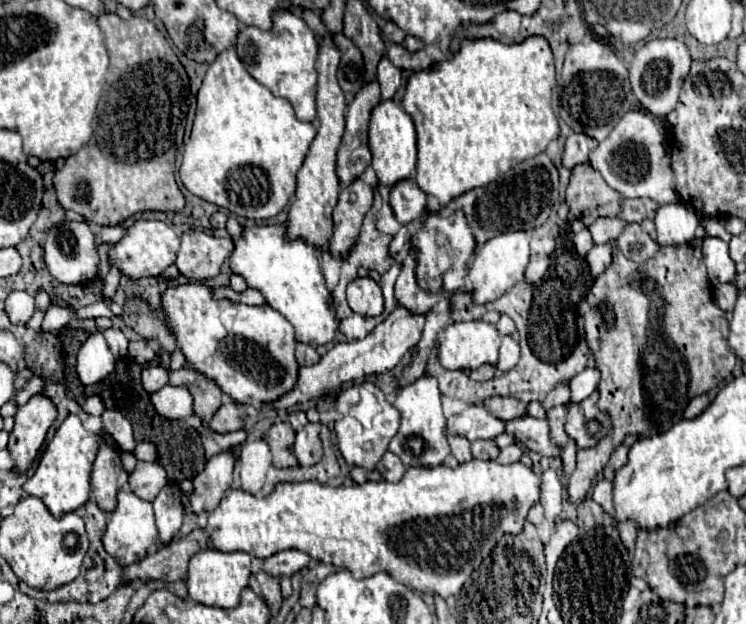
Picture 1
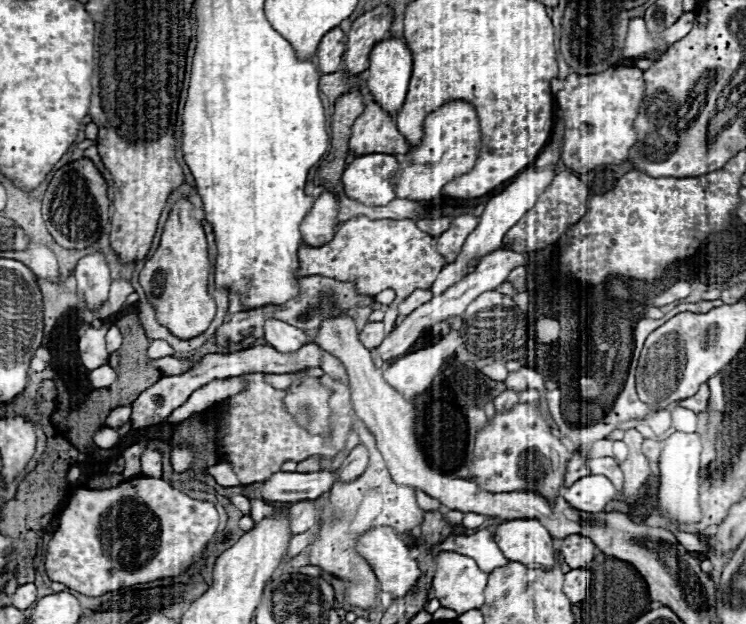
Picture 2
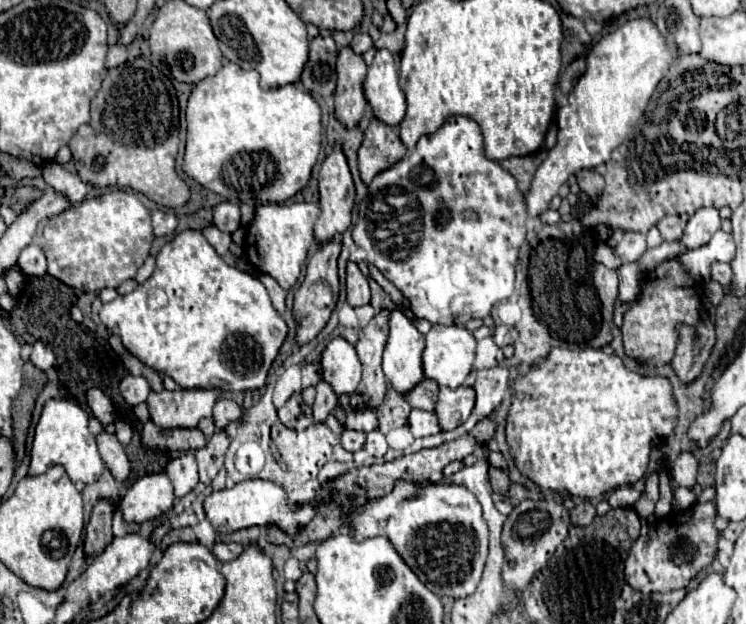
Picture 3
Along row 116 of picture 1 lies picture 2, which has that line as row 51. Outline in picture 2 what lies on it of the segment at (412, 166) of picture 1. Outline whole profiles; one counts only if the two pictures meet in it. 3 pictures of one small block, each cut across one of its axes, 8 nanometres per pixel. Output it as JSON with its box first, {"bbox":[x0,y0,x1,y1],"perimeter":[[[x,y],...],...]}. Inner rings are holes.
{"bbox":[366,38,412,116],"perimeter":[[[384,38],[370,52],[370,76],[366,80],[374,100],[392,116],[400,110],[406,98],[412,54],[404,38]]]}

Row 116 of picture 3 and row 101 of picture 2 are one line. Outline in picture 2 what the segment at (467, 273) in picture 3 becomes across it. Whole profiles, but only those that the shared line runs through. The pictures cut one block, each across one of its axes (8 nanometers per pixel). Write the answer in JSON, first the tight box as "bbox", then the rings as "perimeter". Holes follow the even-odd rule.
{"bbox":[392,100,482,200],"perimeter":[[[454,100],[446,102],[438,110],[426,116],[424,120],[424,138],[418,146],[412,146],[406,154],[396,156],[400,158],[400,176],[392,178],[396,182],[396,196],[406,200],[430,200],[440,194],[440,190],[460,174],[466,174],[474,168],[480,146],[482,146],[482,132],[476,108],[470,102]]]}

